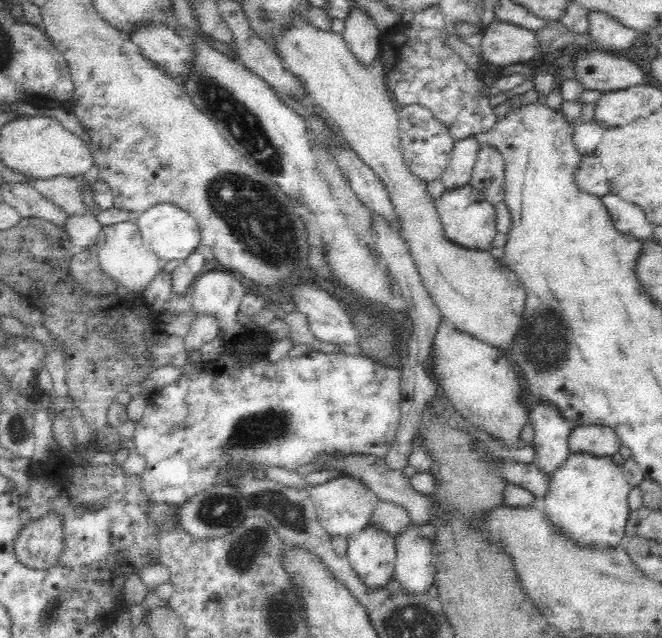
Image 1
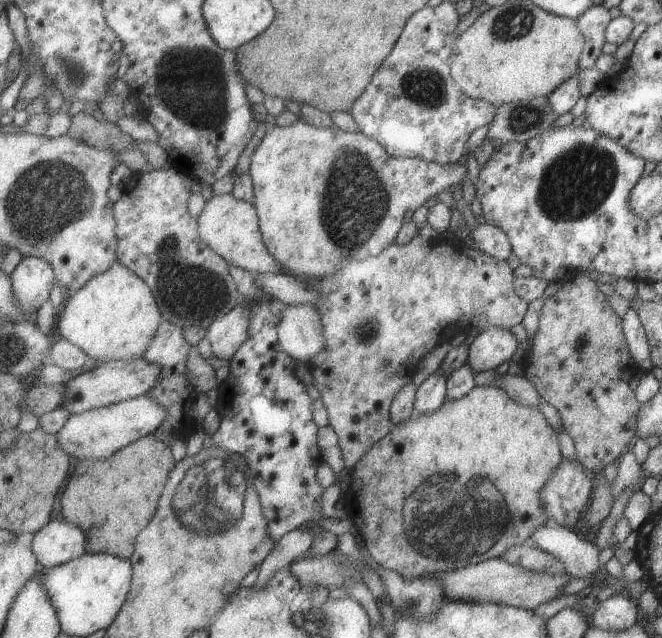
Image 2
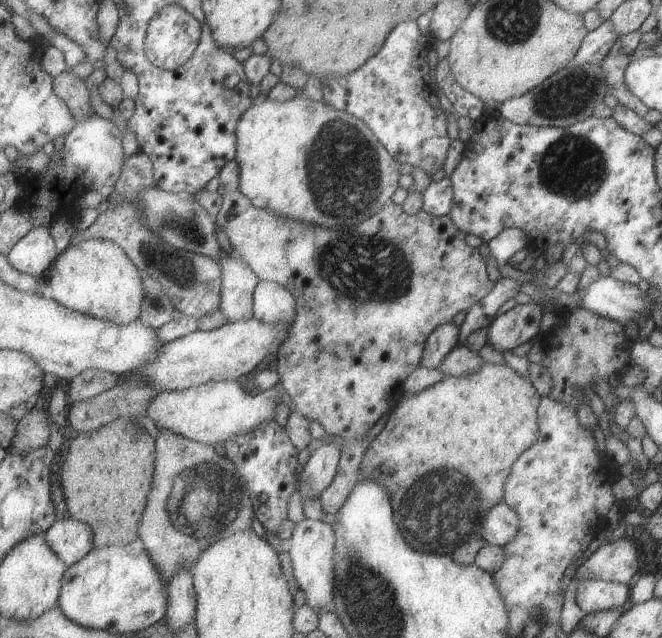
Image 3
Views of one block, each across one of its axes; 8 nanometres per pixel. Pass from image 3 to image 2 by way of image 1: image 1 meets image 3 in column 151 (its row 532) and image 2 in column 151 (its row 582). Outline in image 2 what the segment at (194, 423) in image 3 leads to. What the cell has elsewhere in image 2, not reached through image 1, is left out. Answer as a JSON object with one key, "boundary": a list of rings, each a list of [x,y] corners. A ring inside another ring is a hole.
{"boundary":[[[147,395],[130,399],[83,414],[71,415],[57,436],[62,447],[76,458],[109,458],[119,449],[150,434],[155,434],[166,420],[166,408]]]}

